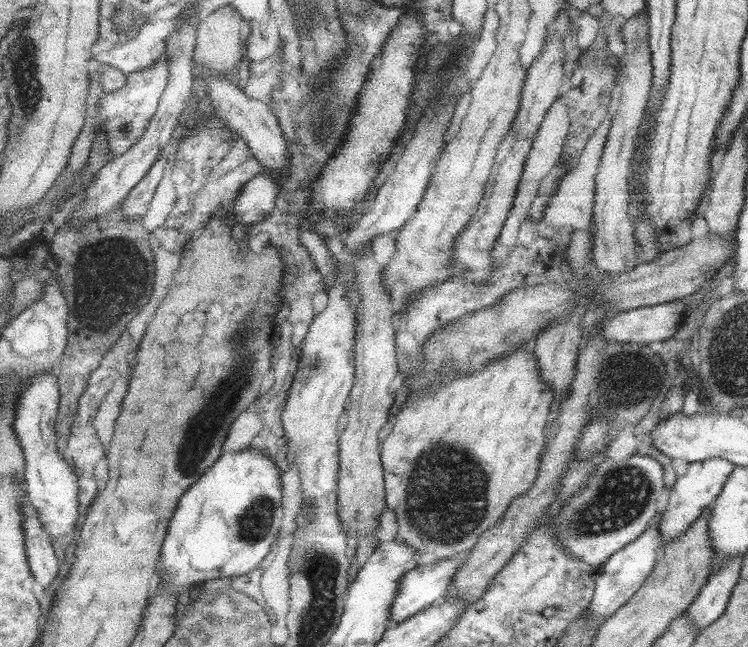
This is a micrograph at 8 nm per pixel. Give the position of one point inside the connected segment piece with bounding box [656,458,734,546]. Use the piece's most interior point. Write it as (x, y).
(691, 493)

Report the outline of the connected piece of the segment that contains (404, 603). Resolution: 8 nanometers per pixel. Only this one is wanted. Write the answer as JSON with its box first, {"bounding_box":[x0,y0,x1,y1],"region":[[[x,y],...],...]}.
{"bounding_box":[391,554,466,622],"region":[[[466,554],[457,555],[453,559],[443,559],[434,564],[418,566],[403,576],[400,582],[398,597],[394,598],[391,622],[403,622],[416,614],[430,609],[431,605],[441,604],[451,594],[455,573],[465,565]]]}

